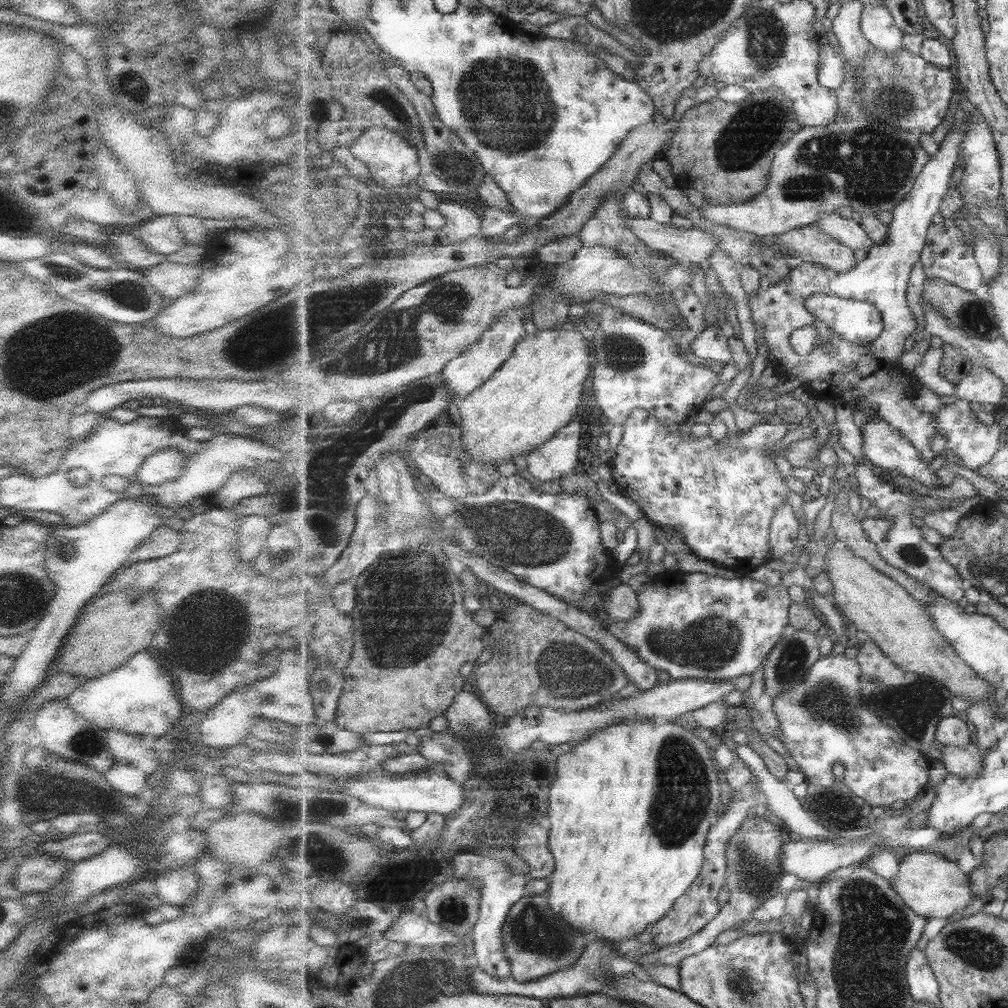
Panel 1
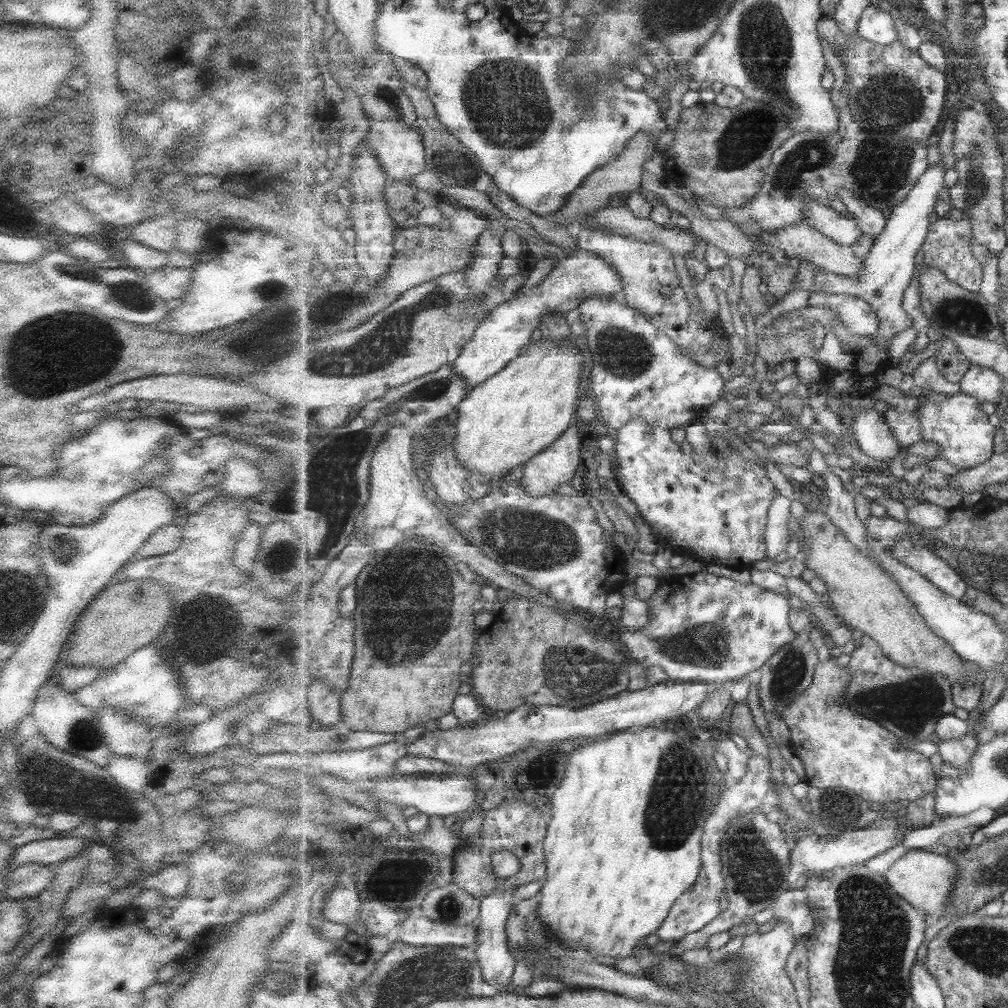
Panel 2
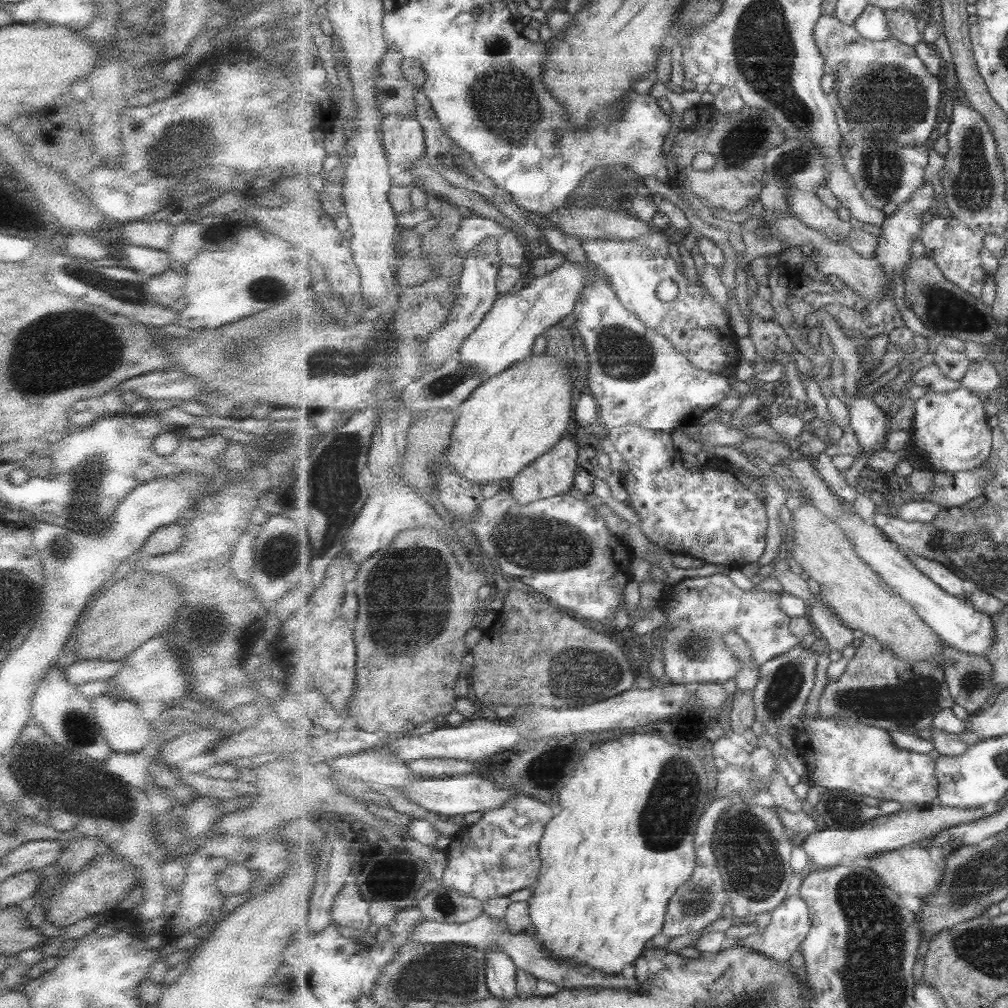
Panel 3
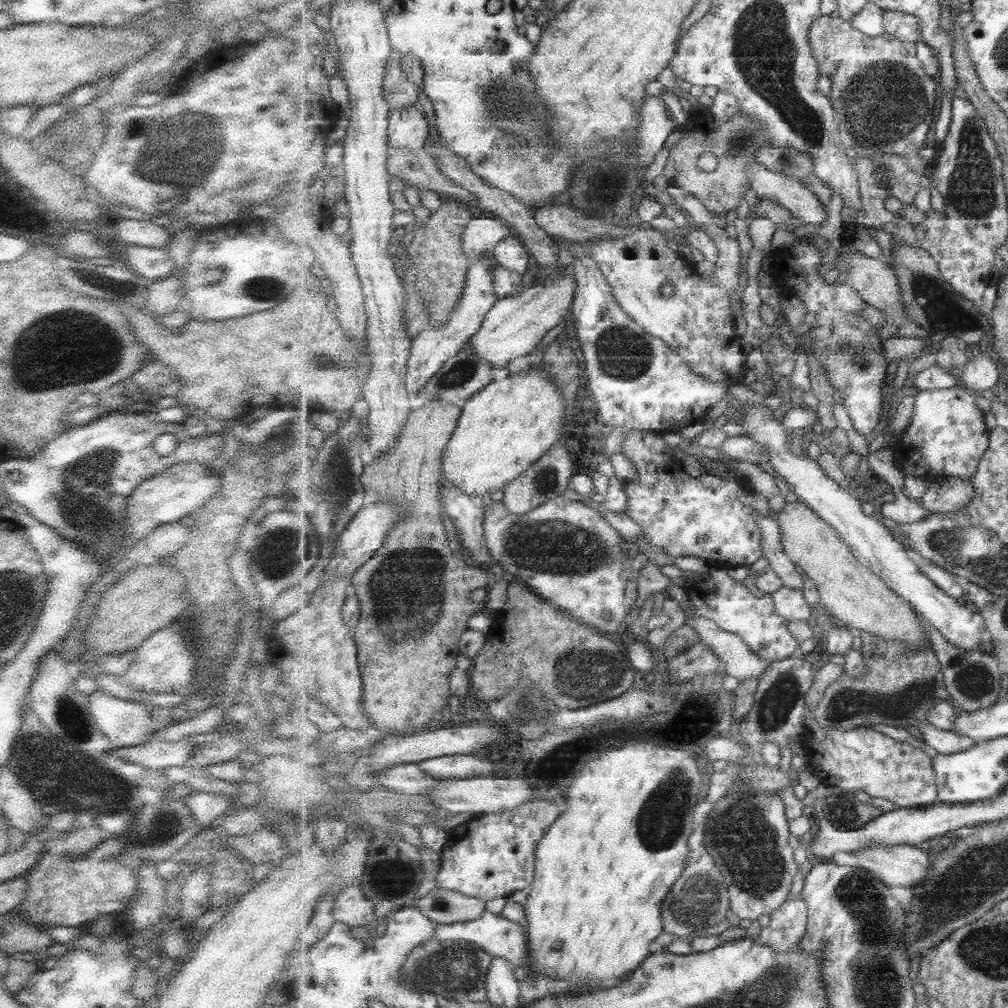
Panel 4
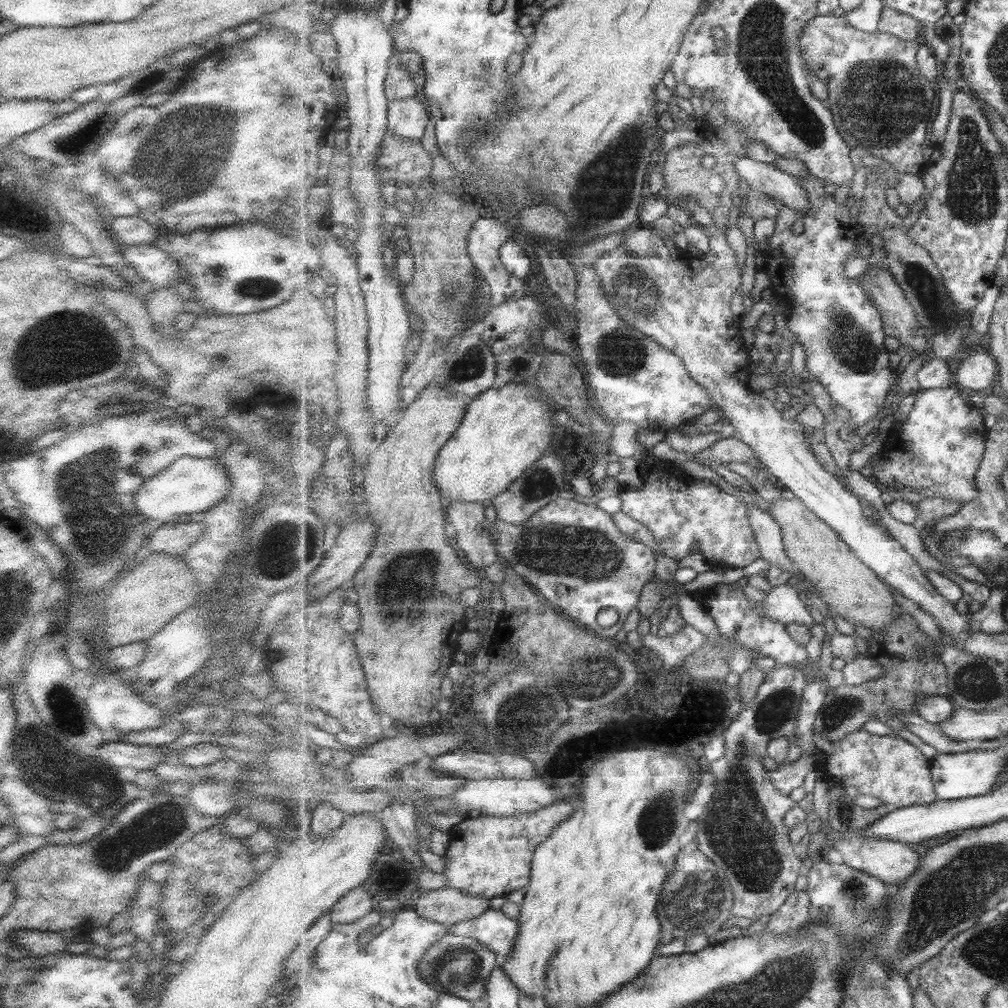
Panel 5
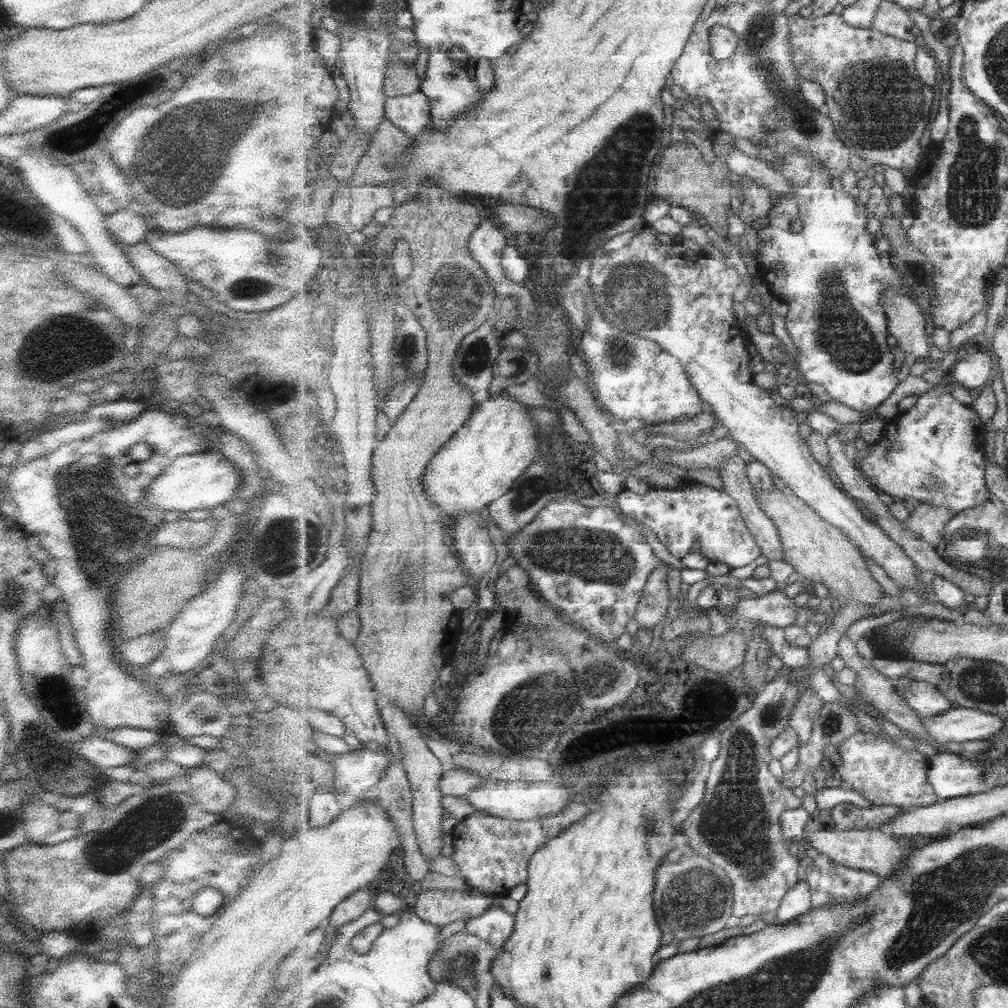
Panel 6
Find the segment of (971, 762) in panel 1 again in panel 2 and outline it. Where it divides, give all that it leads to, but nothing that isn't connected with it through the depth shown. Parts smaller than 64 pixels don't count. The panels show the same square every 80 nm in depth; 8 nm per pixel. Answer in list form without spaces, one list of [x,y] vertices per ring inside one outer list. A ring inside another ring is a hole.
[[[968,732],[963,738],[949,739],[937,743],[938,753],[943,762],[951,766],[966,769],[980,745],[980,735]]]

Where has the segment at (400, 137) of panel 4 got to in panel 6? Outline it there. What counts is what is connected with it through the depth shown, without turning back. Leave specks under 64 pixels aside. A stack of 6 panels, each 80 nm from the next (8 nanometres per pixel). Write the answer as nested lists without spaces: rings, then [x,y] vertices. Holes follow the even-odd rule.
[[[424,92],[386,98],[386,117],[405,134],[417,136],[432,123],[431,103]]]

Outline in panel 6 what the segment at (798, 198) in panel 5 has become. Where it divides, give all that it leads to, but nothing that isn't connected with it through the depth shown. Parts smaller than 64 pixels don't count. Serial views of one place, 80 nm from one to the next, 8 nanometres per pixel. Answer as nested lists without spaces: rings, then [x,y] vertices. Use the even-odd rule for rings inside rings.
[[[737,147],[730,150],[726,163],[731,173],[737,174],[740,178],[757,179],[764,187],[779,194],[779,198],[787,196],[791,190],[790,178],[777,172],[765,159],[749,156]]]

